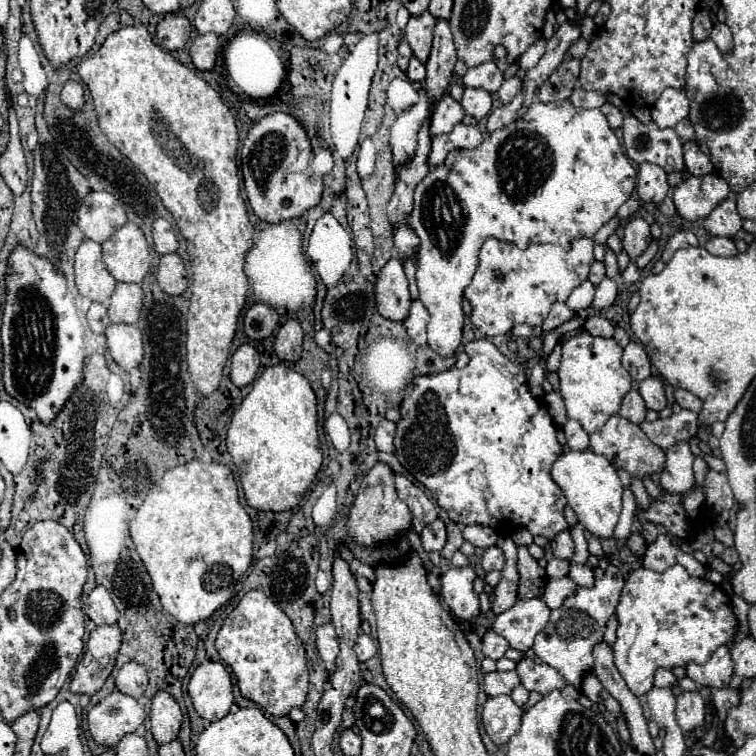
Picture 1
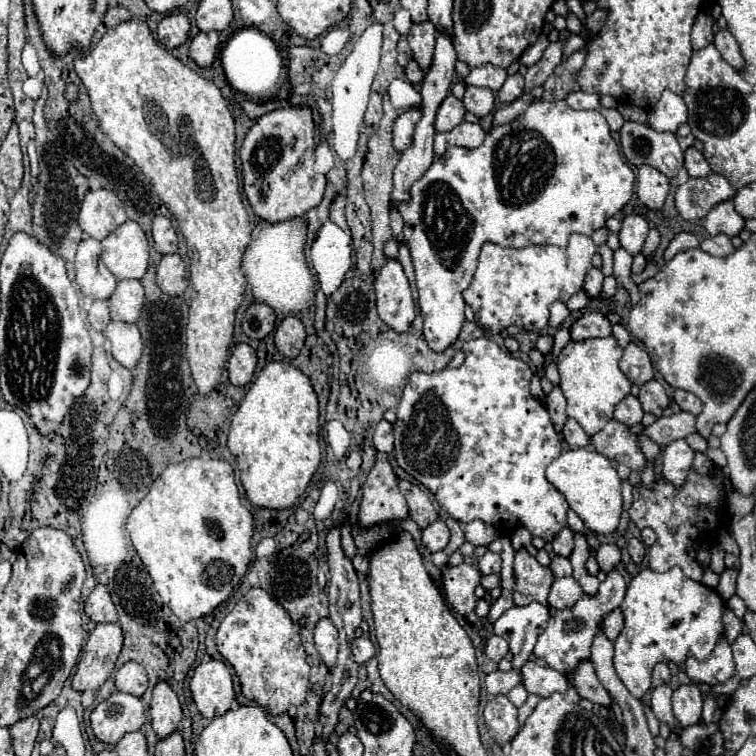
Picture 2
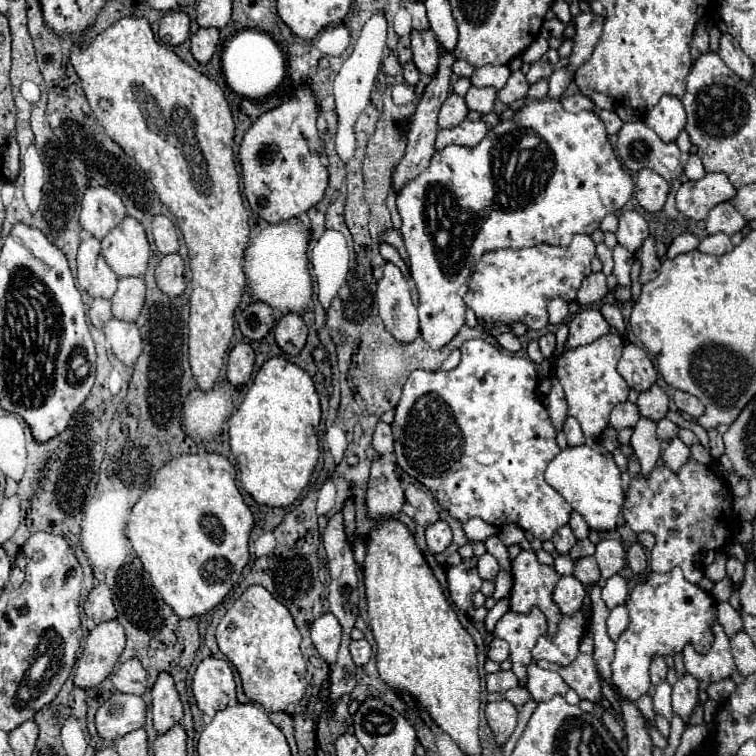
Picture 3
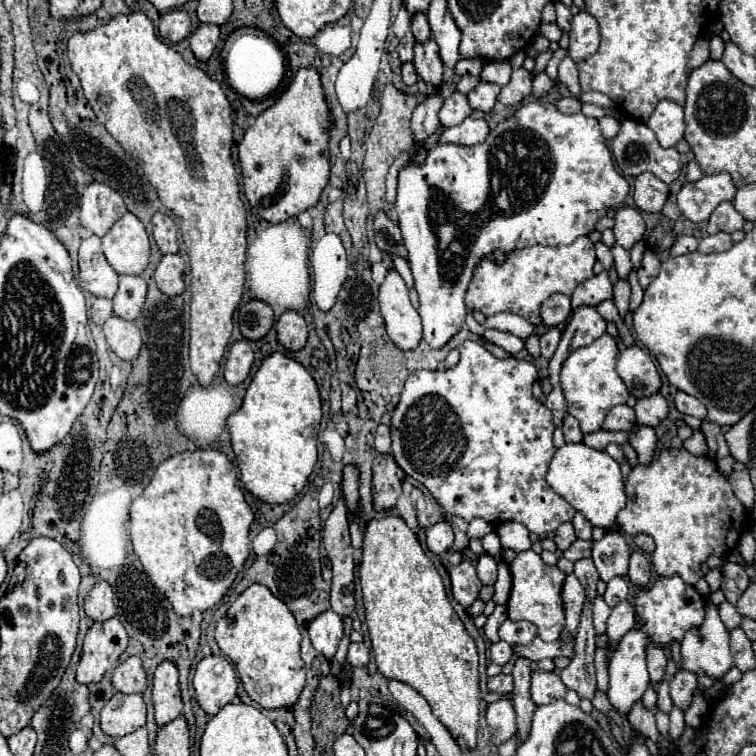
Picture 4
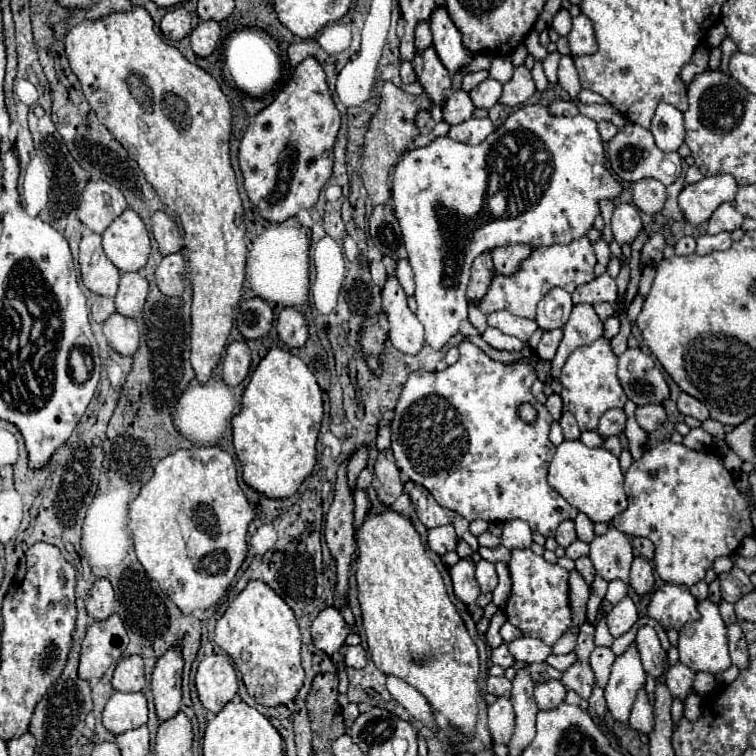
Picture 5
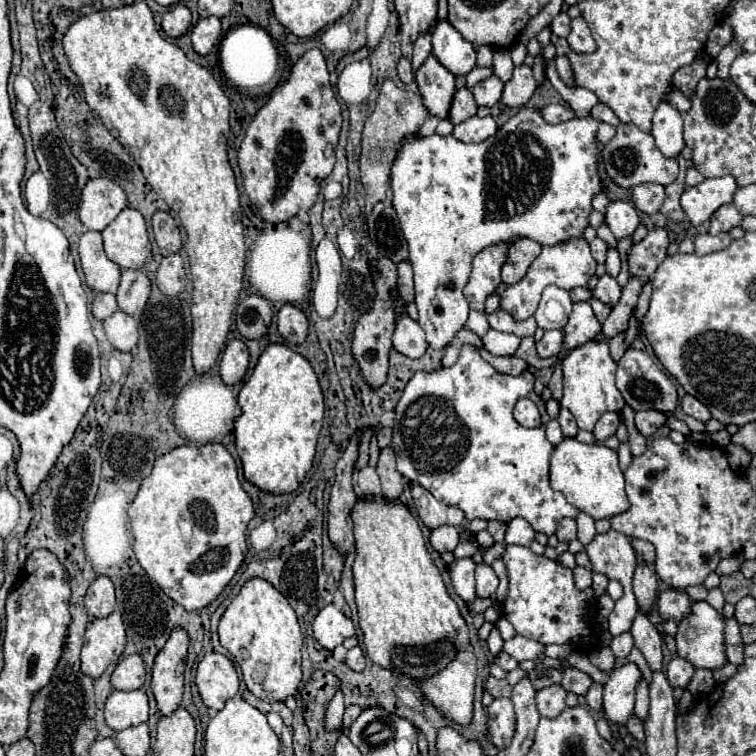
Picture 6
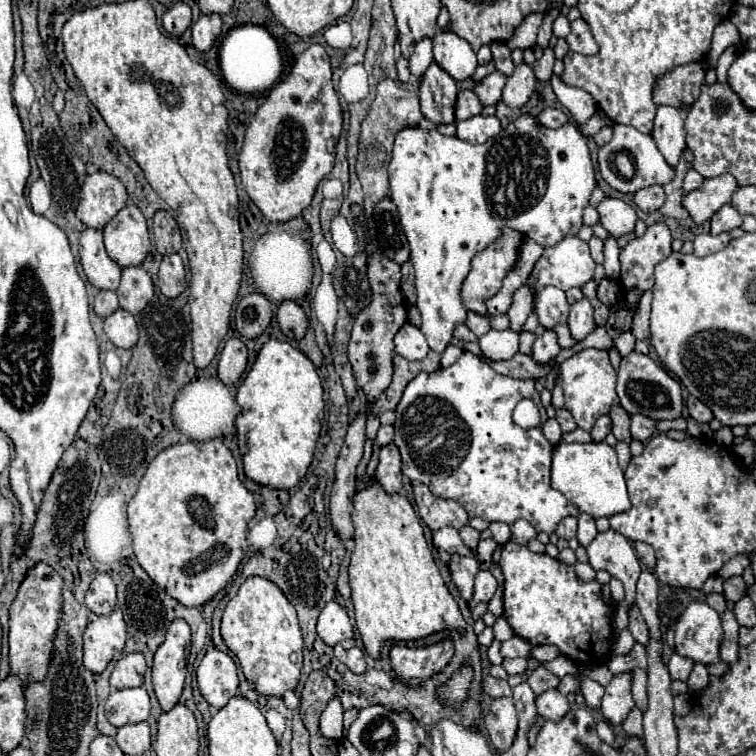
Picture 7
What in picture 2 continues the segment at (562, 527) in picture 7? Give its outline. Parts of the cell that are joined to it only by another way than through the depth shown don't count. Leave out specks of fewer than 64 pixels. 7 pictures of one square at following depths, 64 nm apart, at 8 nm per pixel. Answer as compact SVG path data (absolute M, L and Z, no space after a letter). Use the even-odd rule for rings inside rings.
M562 528L558 532L558 536L552 540L552 548L554 548L554 552L558 556L568 558L570 552L572 552L572 548L574 548L574 534L572 534L572 530L570 528Z

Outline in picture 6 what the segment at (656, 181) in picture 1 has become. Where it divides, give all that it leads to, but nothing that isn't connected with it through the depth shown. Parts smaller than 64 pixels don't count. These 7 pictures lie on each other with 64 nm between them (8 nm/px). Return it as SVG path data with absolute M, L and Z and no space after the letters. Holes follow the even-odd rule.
M642 184L632 188L632 202L644 214L654 214L660 210L664 202L664 186L662 184Z

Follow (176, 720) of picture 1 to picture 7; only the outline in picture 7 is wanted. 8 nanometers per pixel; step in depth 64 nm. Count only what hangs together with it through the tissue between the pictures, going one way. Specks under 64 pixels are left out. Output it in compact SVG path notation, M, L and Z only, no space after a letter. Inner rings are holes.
M174 620L164 644L154 654L152 684L162 710L172 710L182 694L186 676L186 654L190 648L190 628L184 620Z

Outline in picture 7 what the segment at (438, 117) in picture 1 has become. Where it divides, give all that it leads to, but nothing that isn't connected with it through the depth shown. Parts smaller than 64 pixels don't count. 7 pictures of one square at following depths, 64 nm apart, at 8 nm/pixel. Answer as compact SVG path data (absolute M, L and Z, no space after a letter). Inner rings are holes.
M460 90L458 92L458 100L456 100L456 108L454 108L454 116L458 122L480 114L480 110L482 110L482 104L472 90Z

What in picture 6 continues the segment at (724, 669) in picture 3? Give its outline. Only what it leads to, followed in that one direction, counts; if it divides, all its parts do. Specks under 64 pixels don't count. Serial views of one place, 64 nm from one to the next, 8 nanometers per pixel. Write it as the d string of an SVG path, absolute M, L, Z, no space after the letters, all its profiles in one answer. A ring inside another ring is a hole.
M694 602L692 614L678 624L678 656L696 668L716 670L728 658L724 652L724 620L708 602Z

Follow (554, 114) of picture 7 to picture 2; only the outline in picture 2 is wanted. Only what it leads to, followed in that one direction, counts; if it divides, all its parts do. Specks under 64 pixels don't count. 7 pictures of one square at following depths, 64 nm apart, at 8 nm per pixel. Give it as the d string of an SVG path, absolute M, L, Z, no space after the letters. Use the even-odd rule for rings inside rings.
M572 92L566 98L568 106L574 110L598 110L600 108L600 96L598 94L586 94L586 92Z

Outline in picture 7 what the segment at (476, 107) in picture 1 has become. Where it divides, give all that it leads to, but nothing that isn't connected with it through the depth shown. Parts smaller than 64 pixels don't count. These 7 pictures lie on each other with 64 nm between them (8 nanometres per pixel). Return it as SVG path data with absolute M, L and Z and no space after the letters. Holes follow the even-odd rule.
M492 72L484 80L476 82L474 92L476 92L478 100L482 102L482 106L494 106L502 96L504 84L506 84L506 76L502 76L500 72Z

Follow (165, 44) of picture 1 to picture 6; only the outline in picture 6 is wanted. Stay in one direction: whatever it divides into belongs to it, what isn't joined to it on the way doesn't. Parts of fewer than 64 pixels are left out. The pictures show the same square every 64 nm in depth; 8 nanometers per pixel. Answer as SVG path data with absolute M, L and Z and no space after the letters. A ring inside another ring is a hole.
M184 4L172 6L162 16L162 30L170 38L178 38L190 30L190 10Z

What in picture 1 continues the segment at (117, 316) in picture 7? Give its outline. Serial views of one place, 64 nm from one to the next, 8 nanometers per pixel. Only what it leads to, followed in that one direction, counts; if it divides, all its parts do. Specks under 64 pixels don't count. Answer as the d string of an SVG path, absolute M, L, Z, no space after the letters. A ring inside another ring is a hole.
M110 324L106 328L106 338L110 354L122 370L130 372L140 366L144 356L144 344L142 334L134 324Z

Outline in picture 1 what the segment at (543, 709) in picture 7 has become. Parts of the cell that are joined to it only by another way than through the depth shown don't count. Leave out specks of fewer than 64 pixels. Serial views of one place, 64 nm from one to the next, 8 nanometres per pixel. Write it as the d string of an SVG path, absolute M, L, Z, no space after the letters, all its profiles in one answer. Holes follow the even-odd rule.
M532 658L520 660L516 664L516 672L528 690L536 690L540 694L550 694L552 690L562 690L566 686L558 670L554 670L552 666L534 662Z

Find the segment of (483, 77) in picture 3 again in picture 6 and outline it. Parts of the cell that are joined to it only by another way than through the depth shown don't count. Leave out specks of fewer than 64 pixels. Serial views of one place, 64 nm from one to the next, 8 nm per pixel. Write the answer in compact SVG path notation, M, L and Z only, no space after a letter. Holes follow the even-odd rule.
M496 50L494 52L494 76L498 76L502 82L508 82L512 78L512 58L510 58L510 50Z

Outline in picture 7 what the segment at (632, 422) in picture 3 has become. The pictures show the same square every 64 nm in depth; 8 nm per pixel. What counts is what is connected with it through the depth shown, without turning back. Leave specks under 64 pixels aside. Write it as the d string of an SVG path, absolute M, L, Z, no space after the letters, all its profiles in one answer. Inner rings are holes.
M602 416L602 418L598 418L596 420L596 424L594 424L594 428L592 428L592 440L594 442L602 442L608 434L610 434L610 428L612 428L612 420L610 420L610 416Z

